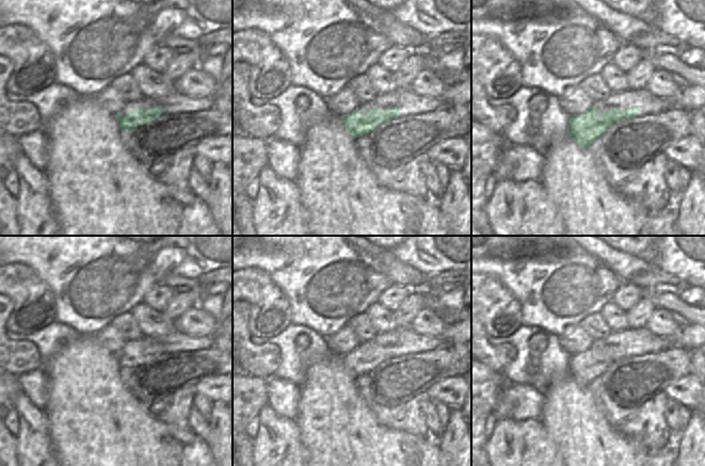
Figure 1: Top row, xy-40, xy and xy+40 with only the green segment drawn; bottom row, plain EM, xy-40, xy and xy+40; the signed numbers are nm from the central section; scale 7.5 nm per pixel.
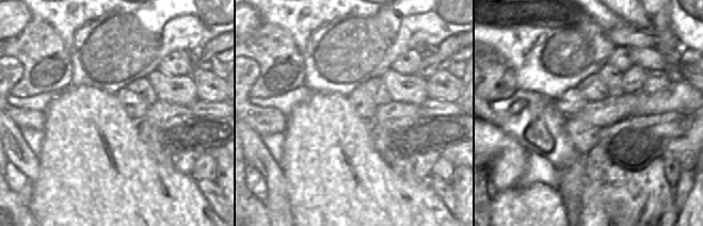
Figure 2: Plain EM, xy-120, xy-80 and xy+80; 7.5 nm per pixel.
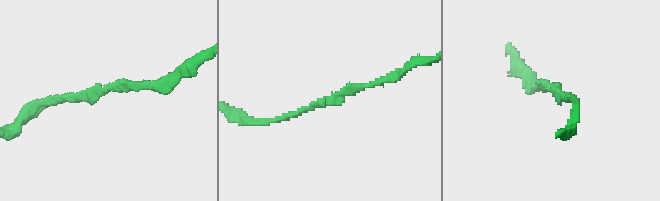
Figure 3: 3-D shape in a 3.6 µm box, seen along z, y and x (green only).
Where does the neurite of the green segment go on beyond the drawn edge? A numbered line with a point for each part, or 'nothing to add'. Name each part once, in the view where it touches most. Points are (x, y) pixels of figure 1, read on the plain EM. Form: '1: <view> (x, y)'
nothing to add

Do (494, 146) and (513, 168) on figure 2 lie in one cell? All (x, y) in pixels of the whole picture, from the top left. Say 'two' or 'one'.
one

